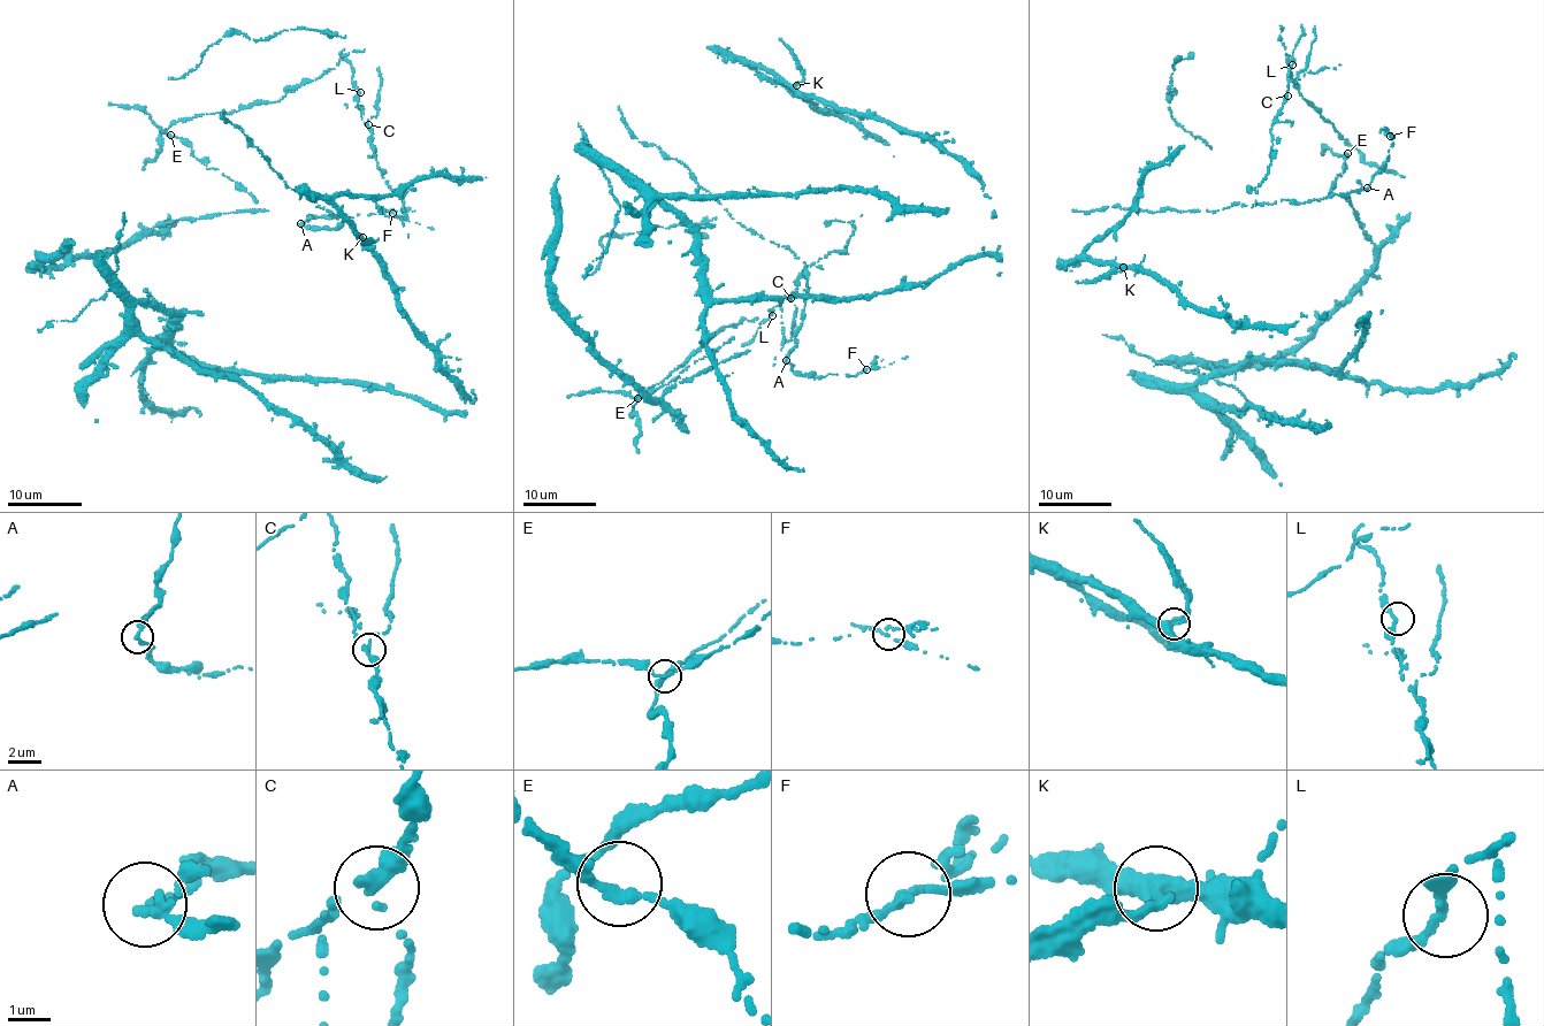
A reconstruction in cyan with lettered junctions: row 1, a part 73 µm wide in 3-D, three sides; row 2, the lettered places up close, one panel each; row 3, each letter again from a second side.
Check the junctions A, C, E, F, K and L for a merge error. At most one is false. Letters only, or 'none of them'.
C

